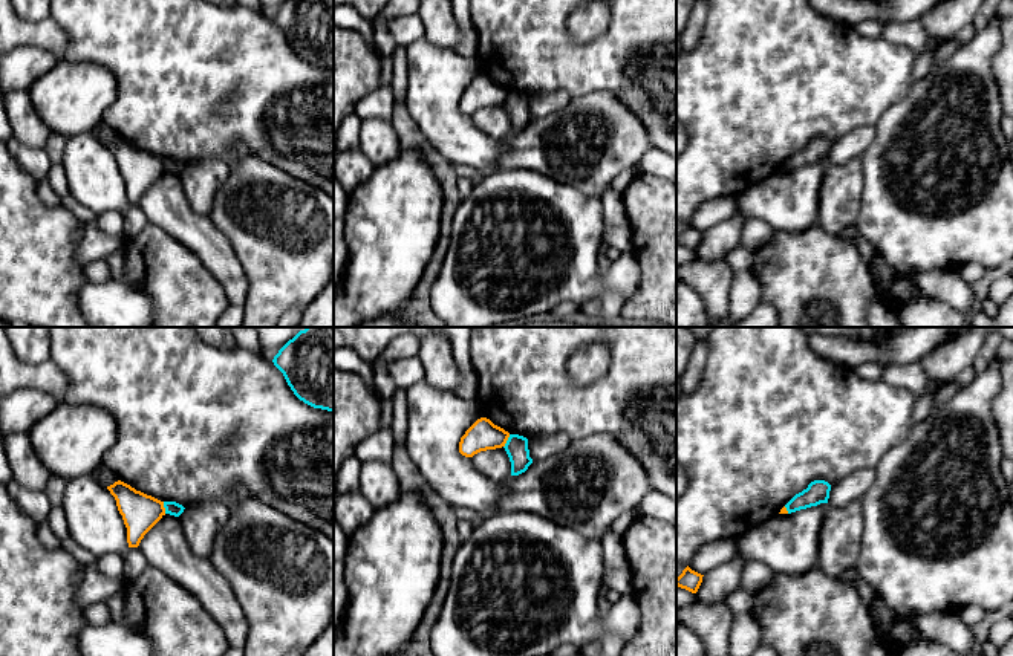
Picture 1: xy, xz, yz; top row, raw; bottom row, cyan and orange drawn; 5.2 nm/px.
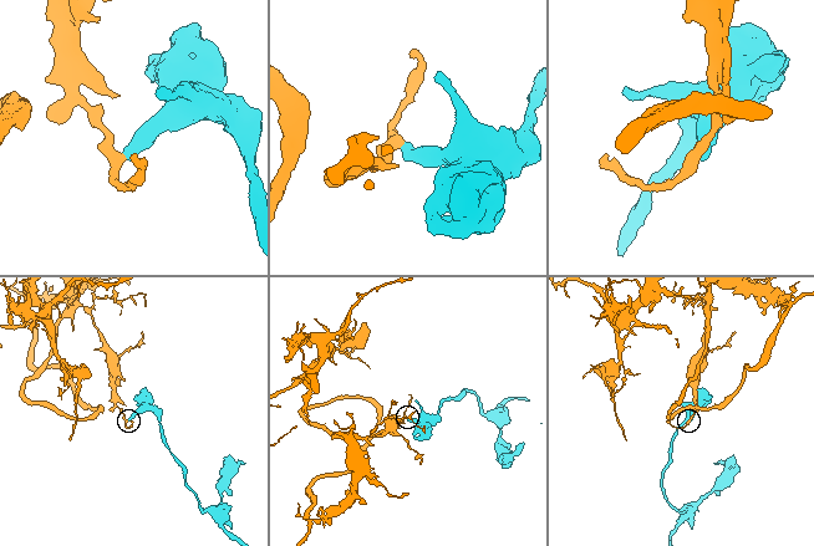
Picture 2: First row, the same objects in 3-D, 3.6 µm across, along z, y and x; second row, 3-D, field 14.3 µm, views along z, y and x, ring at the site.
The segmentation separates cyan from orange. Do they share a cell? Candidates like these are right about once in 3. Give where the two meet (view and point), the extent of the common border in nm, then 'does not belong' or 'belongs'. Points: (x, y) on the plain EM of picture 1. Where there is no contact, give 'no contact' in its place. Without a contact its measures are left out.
contact xz (507, 98); length 80 nm; does not belong

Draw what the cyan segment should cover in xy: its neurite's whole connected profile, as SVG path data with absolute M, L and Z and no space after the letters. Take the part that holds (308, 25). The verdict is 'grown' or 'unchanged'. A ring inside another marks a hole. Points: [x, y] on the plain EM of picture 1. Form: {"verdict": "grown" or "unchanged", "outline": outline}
{"verdict": "unchanged", "outline": "M286 0L272 20L300 58L334 69L334 0Z"}

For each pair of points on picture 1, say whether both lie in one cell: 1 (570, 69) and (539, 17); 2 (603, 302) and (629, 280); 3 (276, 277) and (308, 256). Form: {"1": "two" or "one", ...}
{"1": "one", "2": "two", "3": "one"}

